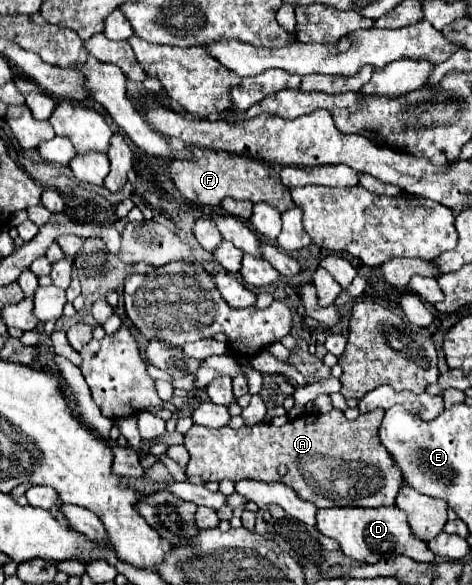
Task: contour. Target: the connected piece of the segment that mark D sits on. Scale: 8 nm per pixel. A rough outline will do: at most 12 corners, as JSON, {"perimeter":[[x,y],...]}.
{"perimeter":[[325,508],[317,530],[353,560],[433,562],[391,508]]}

